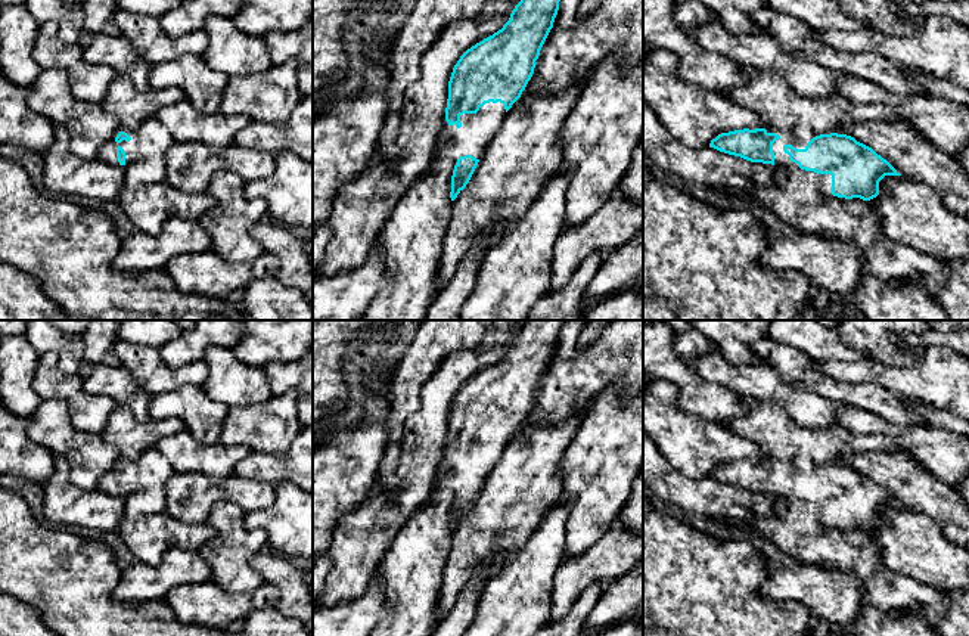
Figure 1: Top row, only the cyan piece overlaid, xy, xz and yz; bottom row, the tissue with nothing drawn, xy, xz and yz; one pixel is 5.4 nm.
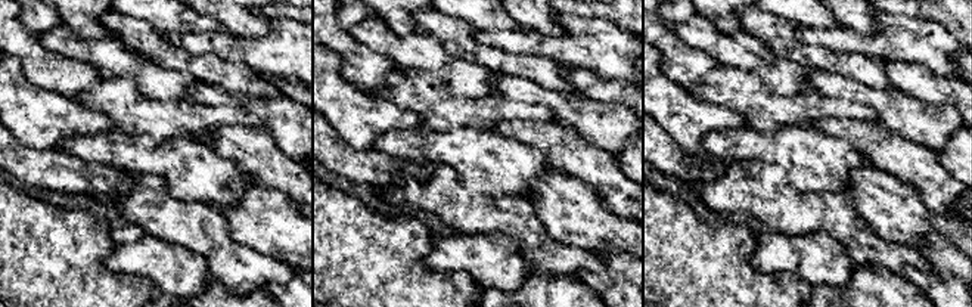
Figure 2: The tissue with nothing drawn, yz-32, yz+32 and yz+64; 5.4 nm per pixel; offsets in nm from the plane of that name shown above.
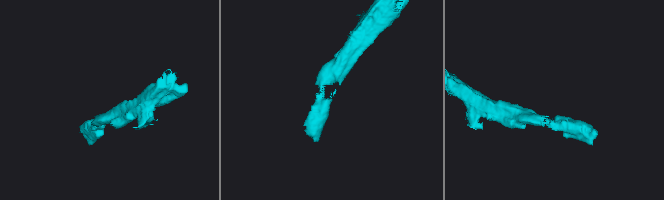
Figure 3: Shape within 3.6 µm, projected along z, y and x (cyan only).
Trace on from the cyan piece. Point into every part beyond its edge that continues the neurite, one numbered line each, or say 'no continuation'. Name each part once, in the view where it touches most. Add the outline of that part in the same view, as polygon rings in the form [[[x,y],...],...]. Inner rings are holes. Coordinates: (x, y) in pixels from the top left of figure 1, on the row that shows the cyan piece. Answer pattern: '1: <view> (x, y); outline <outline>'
no continuation

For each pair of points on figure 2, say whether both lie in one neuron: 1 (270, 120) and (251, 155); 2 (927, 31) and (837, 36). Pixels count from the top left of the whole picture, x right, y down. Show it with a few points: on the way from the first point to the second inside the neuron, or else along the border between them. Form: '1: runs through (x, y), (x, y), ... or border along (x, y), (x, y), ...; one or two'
1: border along (258, 127), (288, 155); two
2: runs through (904, 39), (859, 42); one

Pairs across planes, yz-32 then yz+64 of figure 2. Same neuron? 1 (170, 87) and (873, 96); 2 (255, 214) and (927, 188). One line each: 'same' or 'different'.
1: different
2: different

